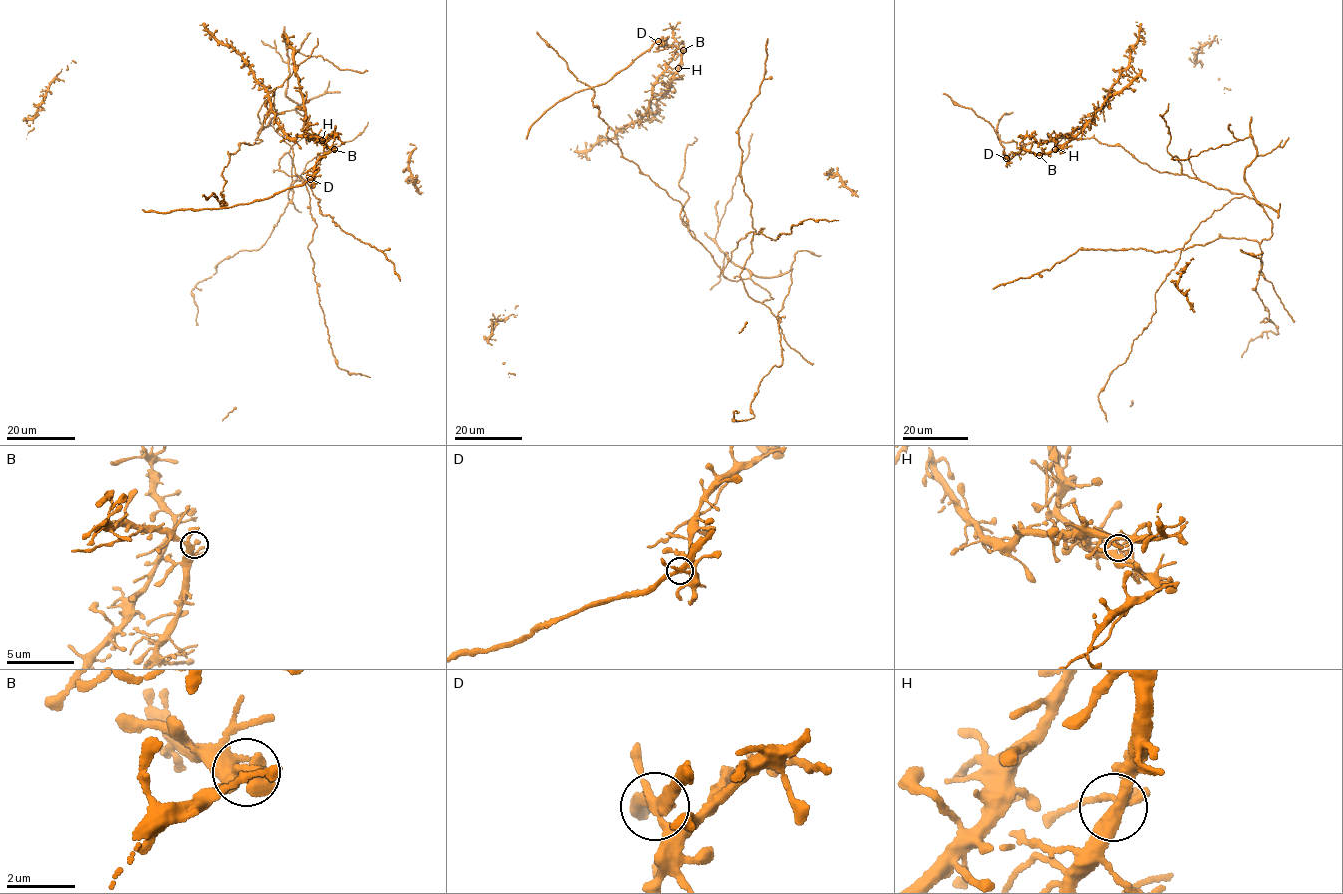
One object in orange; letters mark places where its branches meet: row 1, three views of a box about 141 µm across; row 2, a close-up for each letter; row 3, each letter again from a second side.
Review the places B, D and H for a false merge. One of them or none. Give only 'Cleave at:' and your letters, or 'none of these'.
Cleave at: D

